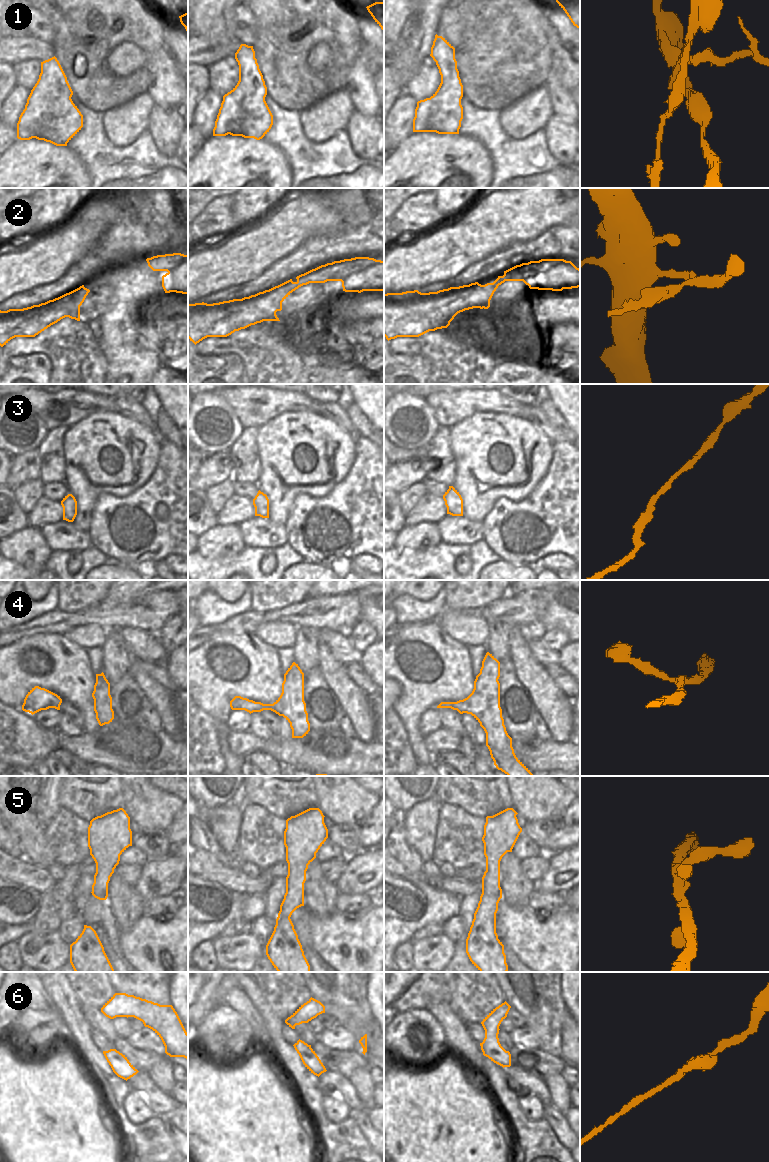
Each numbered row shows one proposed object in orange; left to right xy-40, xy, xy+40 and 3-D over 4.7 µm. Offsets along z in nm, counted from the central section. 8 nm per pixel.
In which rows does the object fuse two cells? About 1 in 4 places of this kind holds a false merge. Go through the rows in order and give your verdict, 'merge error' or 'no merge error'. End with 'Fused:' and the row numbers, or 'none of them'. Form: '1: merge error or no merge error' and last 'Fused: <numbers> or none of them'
1: merge error
2: no merge error
3: no merge error
4: no merge error
5: no merge error
6: no merge error
Fused: 1

